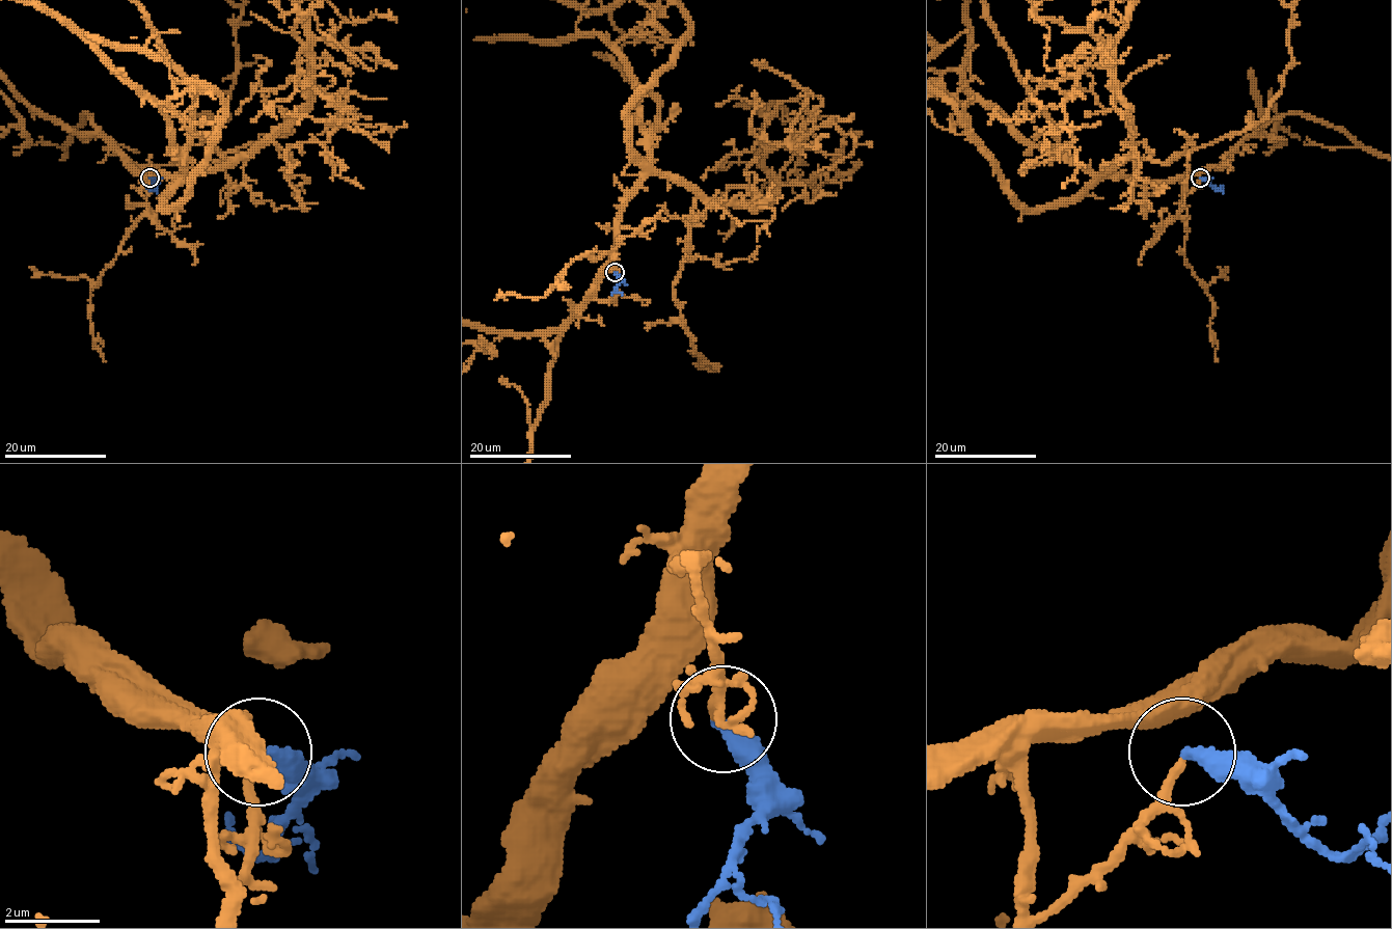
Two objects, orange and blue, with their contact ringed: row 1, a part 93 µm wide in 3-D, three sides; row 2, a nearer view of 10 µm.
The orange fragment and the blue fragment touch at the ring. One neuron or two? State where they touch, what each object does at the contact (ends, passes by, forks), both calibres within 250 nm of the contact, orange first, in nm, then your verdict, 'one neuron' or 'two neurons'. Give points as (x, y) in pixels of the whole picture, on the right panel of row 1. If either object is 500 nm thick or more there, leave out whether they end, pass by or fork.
(1200, 178) | orange passes by | blue ends | 140/380 nm | one neuron

